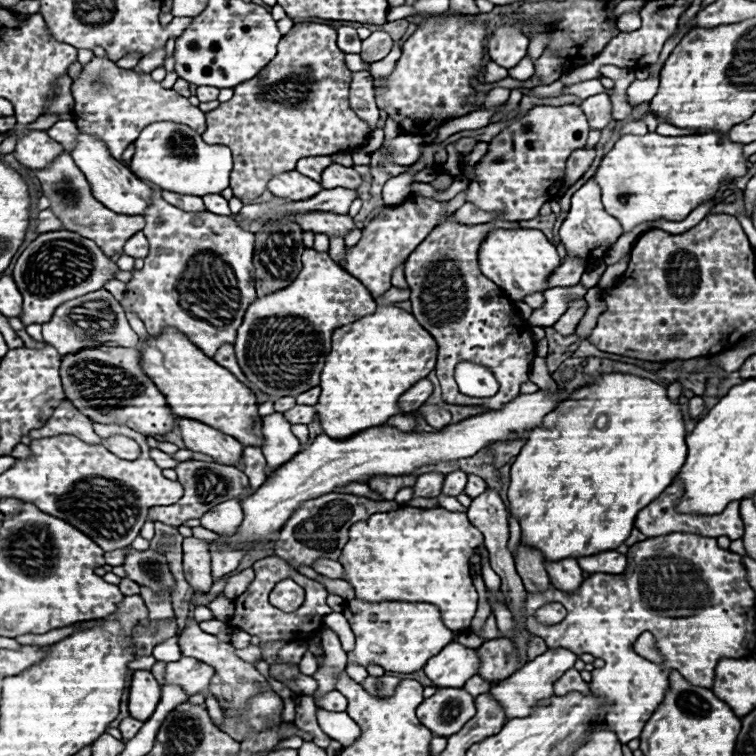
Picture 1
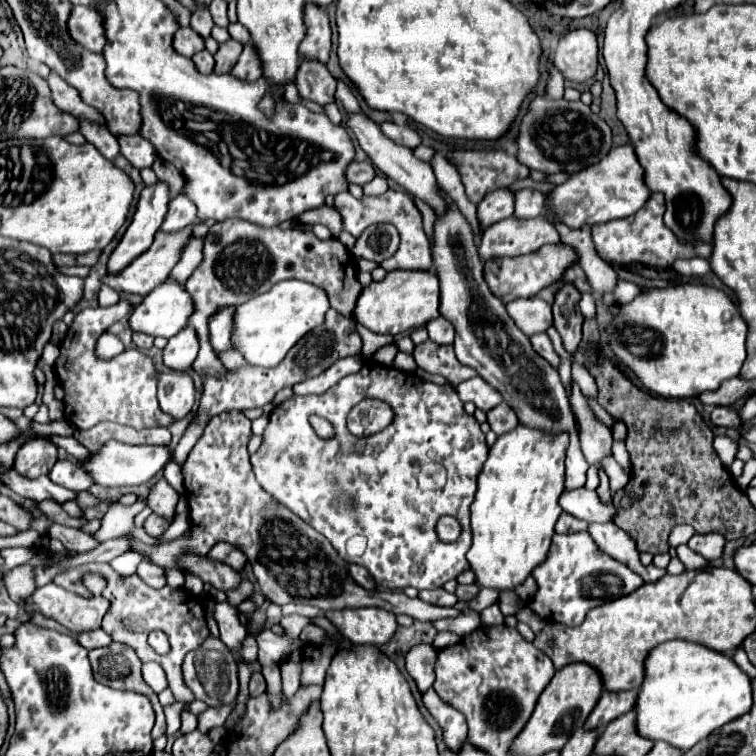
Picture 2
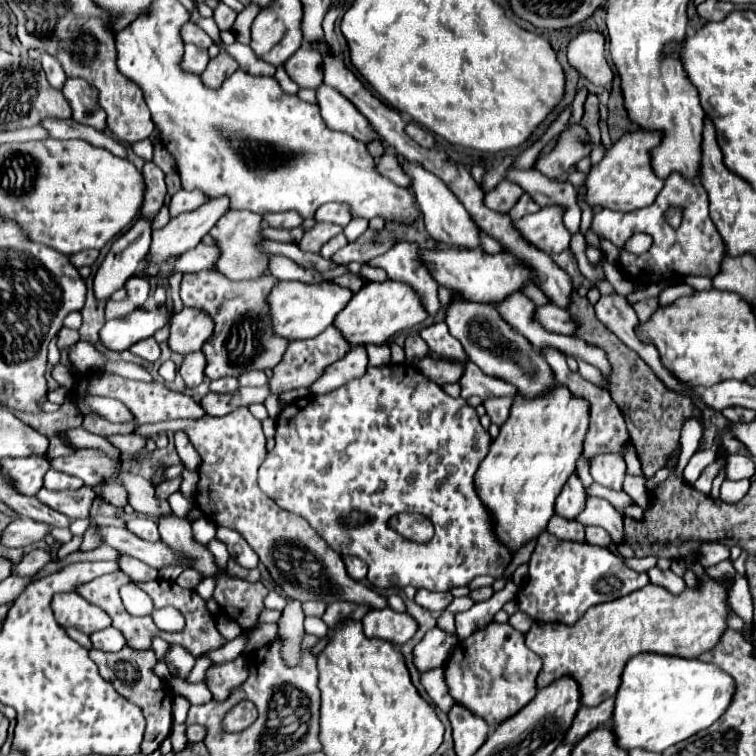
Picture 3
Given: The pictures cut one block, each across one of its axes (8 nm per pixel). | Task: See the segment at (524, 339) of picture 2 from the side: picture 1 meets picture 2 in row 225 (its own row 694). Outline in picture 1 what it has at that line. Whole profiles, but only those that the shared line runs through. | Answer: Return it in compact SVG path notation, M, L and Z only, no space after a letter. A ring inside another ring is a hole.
M444 688L438 690L432 698L426 698L418 706L416 714L434 736L448 738L476 714L476 708L474 698L462 688Z

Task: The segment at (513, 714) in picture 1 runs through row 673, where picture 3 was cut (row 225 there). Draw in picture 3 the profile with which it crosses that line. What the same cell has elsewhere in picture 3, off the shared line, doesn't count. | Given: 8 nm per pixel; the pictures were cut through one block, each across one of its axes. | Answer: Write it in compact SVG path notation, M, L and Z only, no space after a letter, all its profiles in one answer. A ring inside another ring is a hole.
M552 204L540 208L536 214L528 214L526 218L520 218L514 222L514 226L522 232L522 236L544 250L546 254L558 254L562 250L568 250L570 244L570 232L562 222L564 206ZM524 222L524 230L522 230Z

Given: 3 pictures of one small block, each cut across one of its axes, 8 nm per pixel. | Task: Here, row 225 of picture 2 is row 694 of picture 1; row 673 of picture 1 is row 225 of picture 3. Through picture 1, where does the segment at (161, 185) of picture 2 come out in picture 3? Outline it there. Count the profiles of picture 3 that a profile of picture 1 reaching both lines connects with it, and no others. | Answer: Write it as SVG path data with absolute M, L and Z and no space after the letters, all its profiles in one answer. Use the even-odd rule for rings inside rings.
M138 220L112 244L108 256L94 276L96 300L108 300L126 284L130 276L136 274L136 270L140 270L150 250L150 226L152 224L148 220Z

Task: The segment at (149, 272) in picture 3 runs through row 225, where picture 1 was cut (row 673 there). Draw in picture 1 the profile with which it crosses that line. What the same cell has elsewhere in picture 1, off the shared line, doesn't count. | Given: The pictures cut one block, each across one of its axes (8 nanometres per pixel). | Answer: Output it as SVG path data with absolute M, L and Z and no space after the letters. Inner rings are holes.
M180 658L166 666L166 682L178 682L188 694L210 694L212 676L214 668L194 658Z

